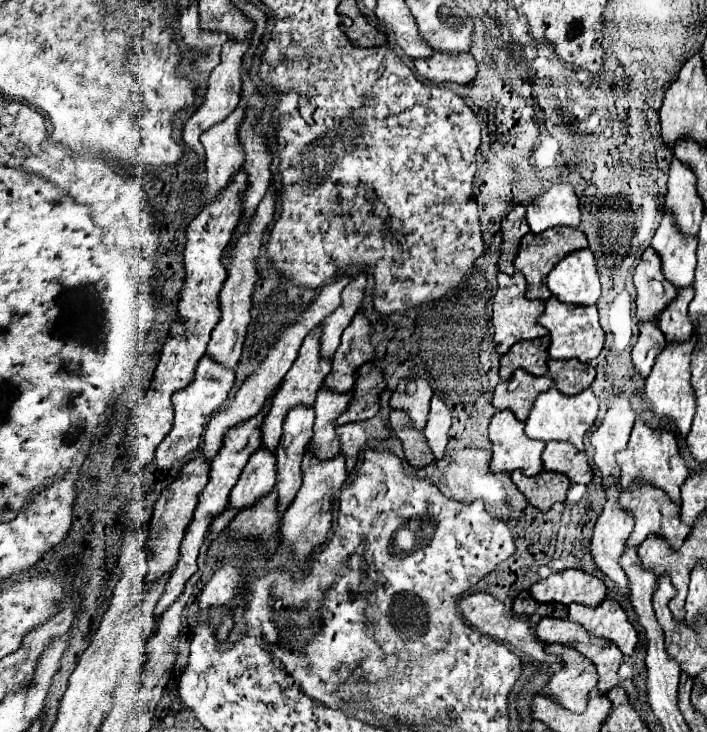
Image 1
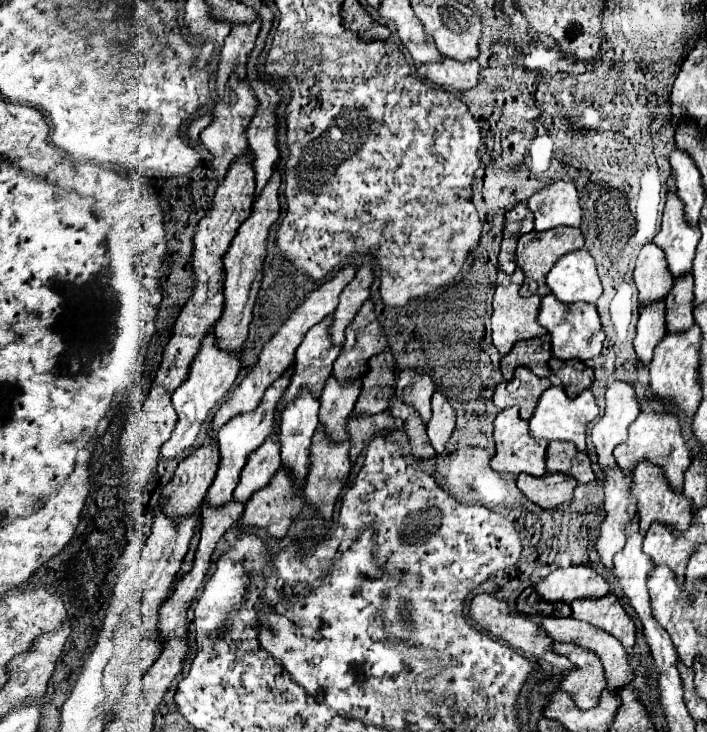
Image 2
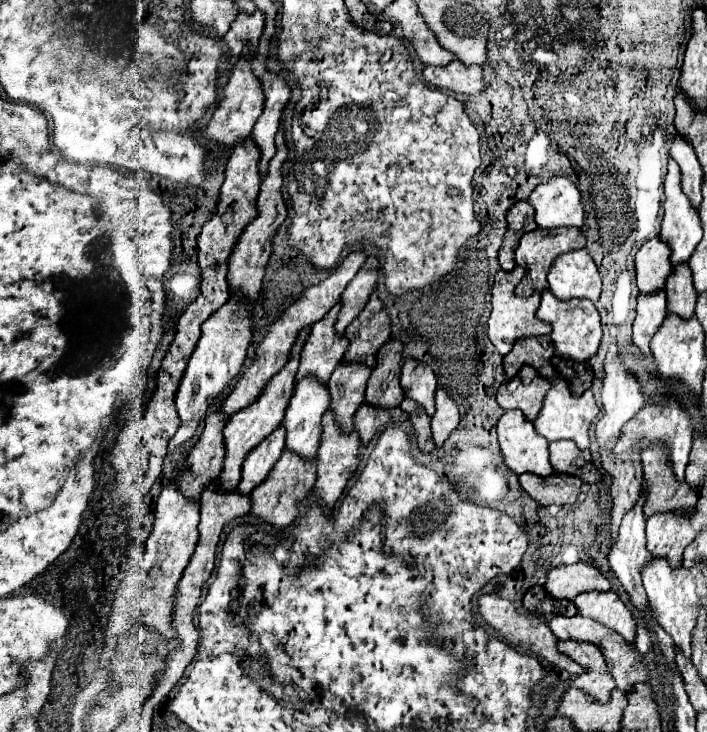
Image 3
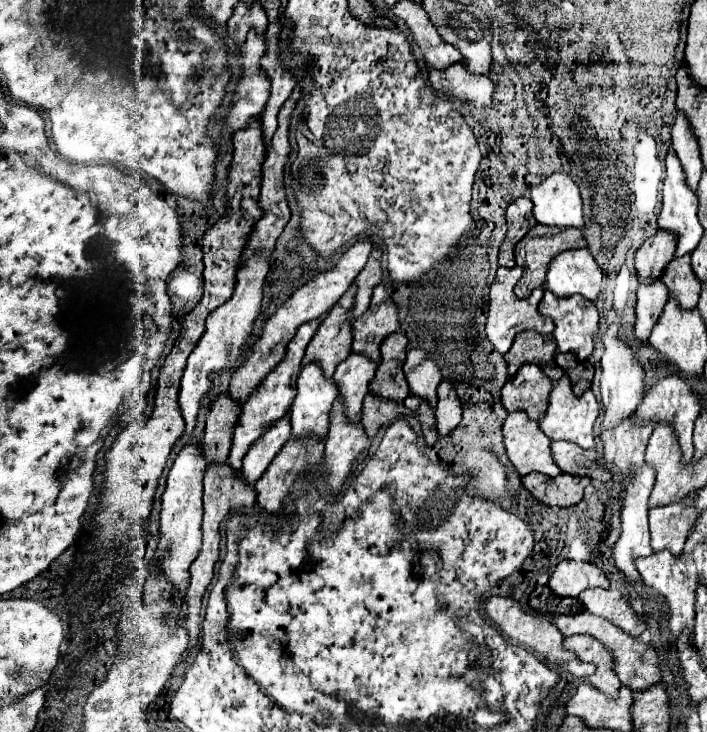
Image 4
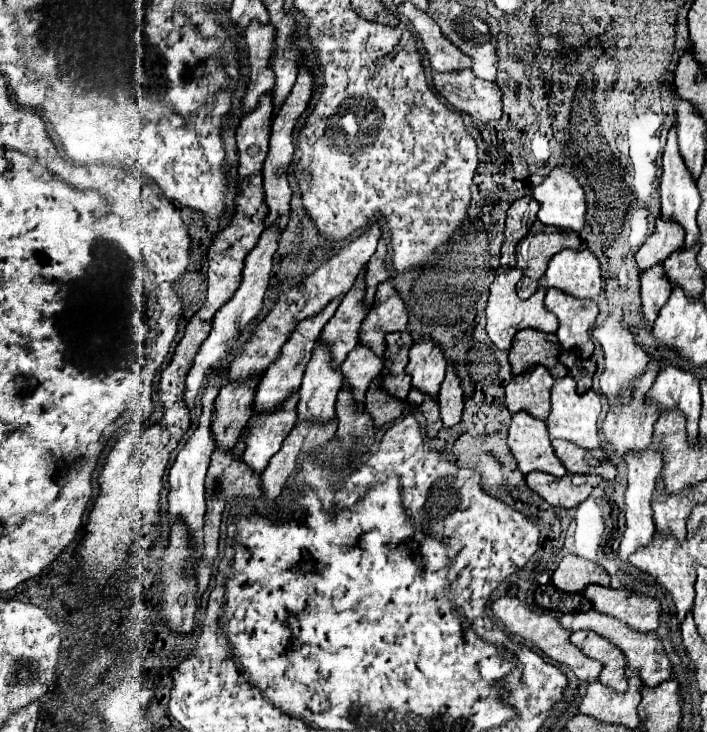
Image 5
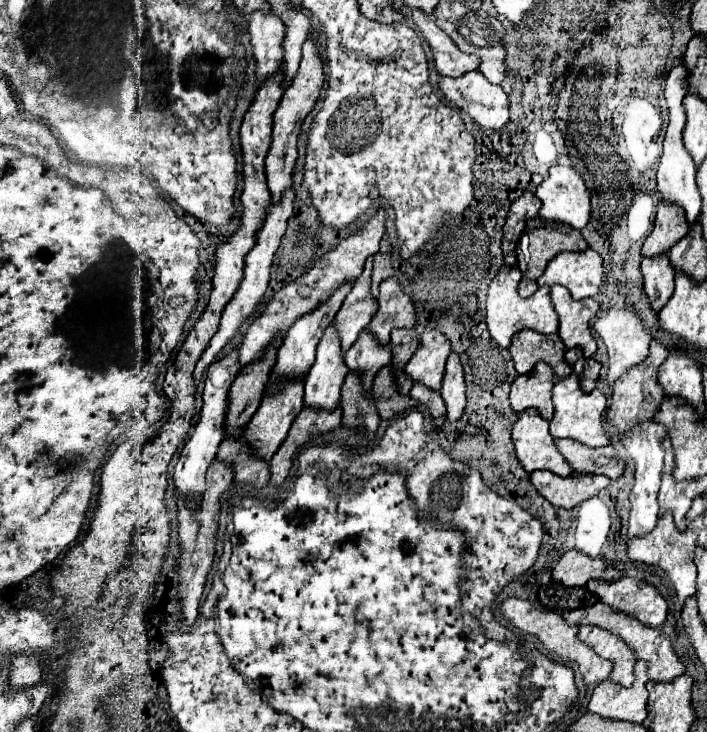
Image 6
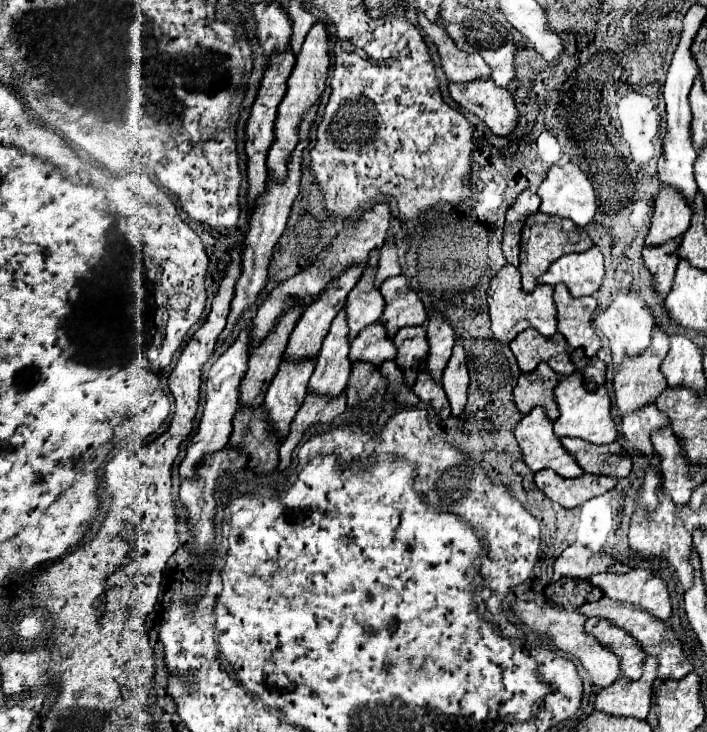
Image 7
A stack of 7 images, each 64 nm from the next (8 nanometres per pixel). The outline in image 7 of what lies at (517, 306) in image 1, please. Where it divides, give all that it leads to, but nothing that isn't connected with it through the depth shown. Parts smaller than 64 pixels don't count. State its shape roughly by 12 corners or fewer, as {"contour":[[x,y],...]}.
{"contour":[[506,264],[488,286],[490,330],[508,344],[526,328],[556,332],[554,288],[524,294]]}

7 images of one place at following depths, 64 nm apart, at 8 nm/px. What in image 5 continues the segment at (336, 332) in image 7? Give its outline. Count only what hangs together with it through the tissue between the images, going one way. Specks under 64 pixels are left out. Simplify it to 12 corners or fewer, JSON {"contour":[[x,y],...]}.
{"contour":[[324,346],[298,390],[298,422],[328,422],[342,388]]}

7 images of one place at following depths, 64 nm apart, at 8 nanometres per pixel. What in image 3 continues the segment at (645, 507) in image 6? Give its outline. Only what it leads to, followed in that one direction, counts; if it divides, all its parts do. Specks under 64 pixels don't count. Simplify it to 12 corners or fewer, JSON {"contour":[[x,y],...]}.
{"contour":[[640,498],[620,524],[608,562],[630,602],[648,612],[640,568],[646,552],[646,520]]}

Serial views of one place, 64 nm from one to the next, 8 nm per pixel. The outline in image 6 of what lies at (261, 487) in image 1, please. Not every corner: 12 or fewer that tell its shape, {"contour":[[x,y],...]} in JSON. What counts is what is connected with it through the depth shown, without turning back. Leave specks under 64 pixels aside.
{"contour":[[284,382],[246,426],[270,460],[302,410],[304,384]]}

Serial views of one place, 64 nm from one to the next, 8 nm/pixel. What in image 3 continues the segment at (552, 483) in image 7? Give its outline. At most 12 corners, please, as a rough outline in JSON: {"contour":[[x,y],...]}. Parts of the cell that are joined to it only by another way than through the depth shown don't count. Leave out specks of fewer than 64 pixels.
{"contour":[[522,474],[520,486],[540,506],[574,504],[578,476]]}

